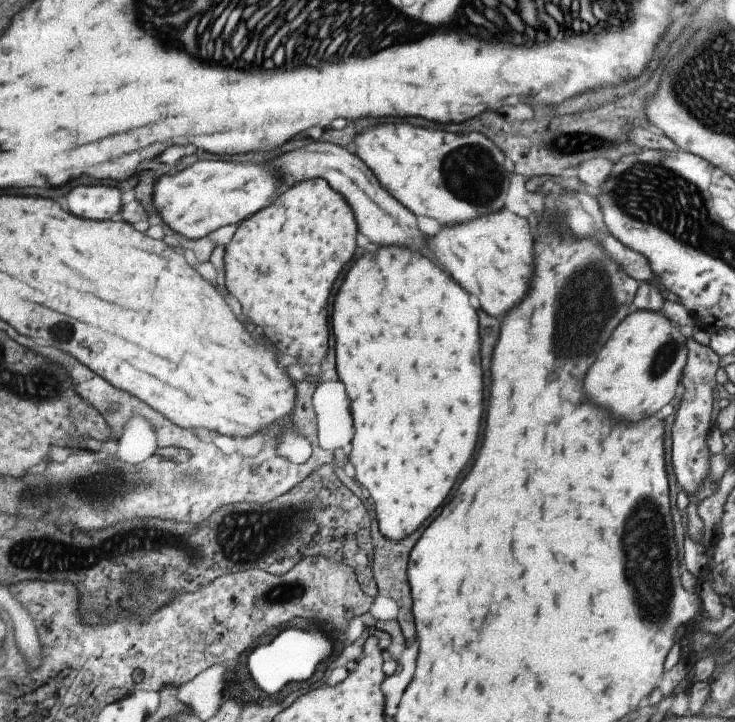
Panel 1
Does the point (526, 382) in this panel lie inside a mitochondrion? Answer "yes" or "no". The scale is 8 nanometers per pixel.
no

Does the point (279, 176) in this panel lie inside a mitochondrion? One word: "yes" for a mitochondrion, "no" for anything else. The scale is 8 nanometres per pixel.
no

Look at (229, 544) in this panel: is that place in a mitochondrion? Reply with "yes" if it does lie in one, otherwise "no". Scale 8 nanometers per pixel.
yes

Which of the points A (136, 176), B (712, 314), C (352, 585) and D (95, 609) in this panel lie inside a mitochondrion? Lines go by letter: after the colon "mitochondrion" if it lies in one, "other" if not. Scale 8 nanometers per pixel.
A: other
B: other
C: other
D: mitochondrion

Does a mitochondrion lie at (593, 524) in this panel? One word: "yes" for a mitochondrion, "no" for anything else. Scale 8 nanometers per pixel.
no

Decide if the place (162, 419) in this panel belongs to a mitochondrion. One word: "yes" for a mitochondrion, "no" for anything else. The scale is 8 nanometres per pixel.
no

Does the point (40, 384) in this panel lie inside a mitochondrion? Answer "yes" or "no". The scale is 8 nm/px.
yes

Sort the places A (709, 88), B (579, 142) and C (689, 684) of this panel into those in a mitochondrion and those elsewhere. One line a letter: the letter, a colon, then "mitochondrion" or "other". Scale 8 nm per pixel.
A: mitochondrion
B: mitochondrion
C: other

